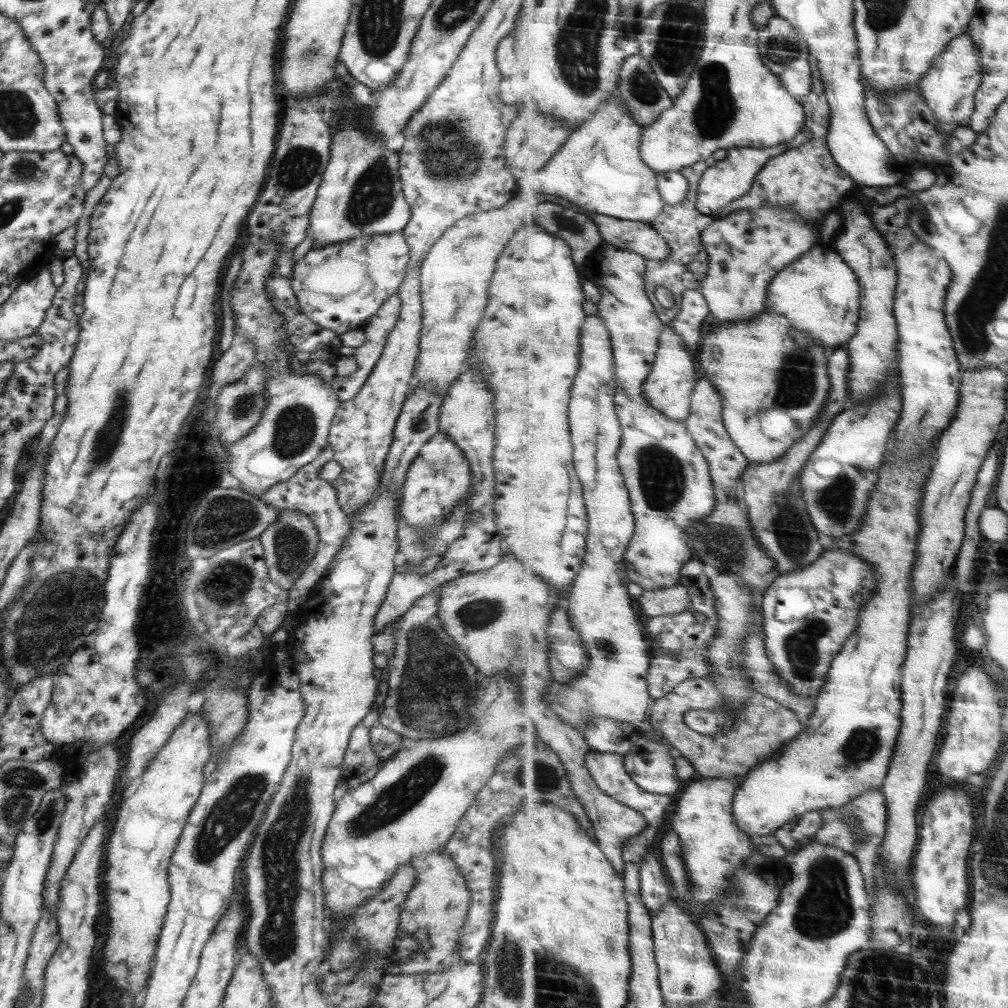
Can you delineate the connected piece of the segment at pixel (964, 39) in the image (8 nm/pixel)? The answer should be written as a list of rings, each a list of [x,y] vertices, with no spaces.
[[[970,30],[950,44],[948,50],[936,58],[933,70],[921,80],[921,94],[935,110],[941,122],[967,124],[977,111],[977,92],[983,83],[982,49]]]

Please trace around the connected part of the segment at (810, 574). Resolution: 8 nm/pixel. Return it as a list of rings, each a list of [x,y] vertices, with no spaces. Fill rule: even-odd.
[[[826,549],[825,554],[812,566],[795,572],[780,574],[776,578],[776,586],[778,591],[782,588],[804,588],[804,590],[808,590],[816,603],[817,609],[814,614],[802,620],[794,620],[788,623],[779,621],[777,607],[768,606],[768,608],[764,608],[766,620],[770,620],[770,624],[766,624],[766,634],[770,636],[770,660],[777,666],[777,672],[780,672],[781,677],[792,685],[792,689],[800,697],[812,697],[816,700],[828,683],[829,672],[833,667],[834,660],[844,651],[850,637],[858,631],[858,619],[860,619],[862,609],[879,593],[878,572],[870,561],[859,557],[856,553],[844,549]]]

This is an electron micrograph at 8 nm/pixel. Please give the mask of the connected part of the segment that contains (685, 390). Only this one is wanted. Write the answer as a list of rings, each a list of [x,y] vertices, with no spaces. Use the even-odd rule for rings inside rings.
[[[668,323],[661,338],[661,350],[658,351],[657,362],[644,387],[648,403],[660,408],[670,418],[685,420],[693,413],[693,392],[700,383],[698,379],[700,374],[696,368],[697,358],[694,358],[692,353],[681,333],[676,332],[671,323]]]

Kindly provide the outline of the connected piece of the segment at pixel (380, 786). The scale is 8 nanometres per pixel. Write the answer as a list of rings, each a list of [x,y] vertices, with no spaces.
[[[504,673],[494,676],[478,674],[477,677],[478,699],[477,702],[473,702],[469,706],[469,713],[478,720],[474,726],[470,725],[453,735],[419,740],[413,749],[407,749],[405,743],[402,750],[380,764],[380,770],[371,779],[370,782],[374,788],[374,803],[370,806],[358,803],[350,797],[350,792],[345,793],[336,803],[321,846],[323,868],[326,871],[326,876],[332,876],[330,878],[332,882],[326,882],[326,878],[321,876],[324,890],[332,890],[332,892],[324,893],[328,922],[330,920],[344,920],[348,910],[356,909],[358,905],[368,901],[368,898],[373,894],[373,892],[356,890],[356,886],[344,882],[336,874],[338,852],[366,854],[372,860],[376,860],[380,868],[384,868],[388,872],[388,878],[392,878],[400,867],[411,864],[413,856],[422,856],[427,852],[444,849],[452,834],[457,831],[458,821],[475,801],[479,790],[494,774],[494,769],[498,767],[504,754],[515,750],[521,744],[529,744],[529,742],[540,744],[542,741],[537,729],[536,718],[534,718],[533,726],[529,726],[530,718],[523,714],[518,686],[512,682],[510,677]]]

